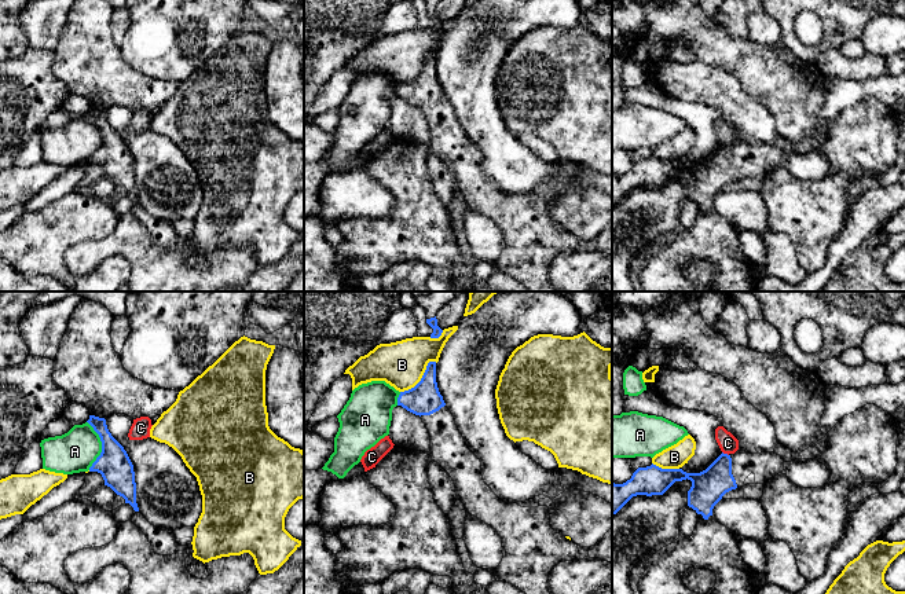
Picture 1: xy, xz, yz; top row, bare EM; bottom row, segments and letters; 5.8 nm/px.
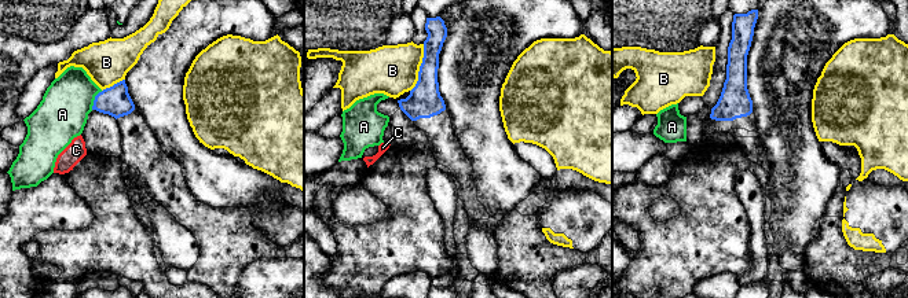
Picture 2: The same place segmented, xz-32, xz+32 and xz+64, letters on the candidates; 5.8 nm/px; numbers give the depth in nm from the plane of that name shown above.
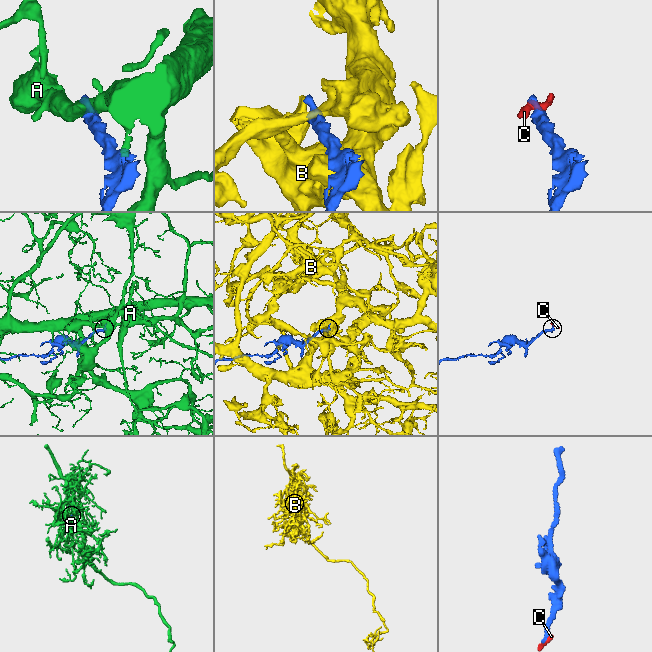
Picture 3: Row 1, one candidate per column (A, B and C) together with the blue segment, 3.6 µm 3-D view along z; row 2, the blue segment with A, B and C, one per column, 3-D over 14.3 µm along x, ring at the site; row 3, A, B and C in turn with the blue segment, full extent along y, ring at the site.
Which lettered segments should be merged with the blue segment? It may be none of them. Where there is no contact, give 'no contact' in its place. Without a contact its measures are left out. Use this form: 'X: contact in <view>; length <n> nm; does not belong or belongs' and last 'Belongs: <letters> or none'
A: contact in xy; length 280 nm; does not belong
B: contact in xz; length 280 nm; does not belong
C: contact in yz; length 50 nm; does not belong
Belongs: none

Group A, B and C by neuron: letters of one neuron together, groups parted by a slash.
A / B / C

